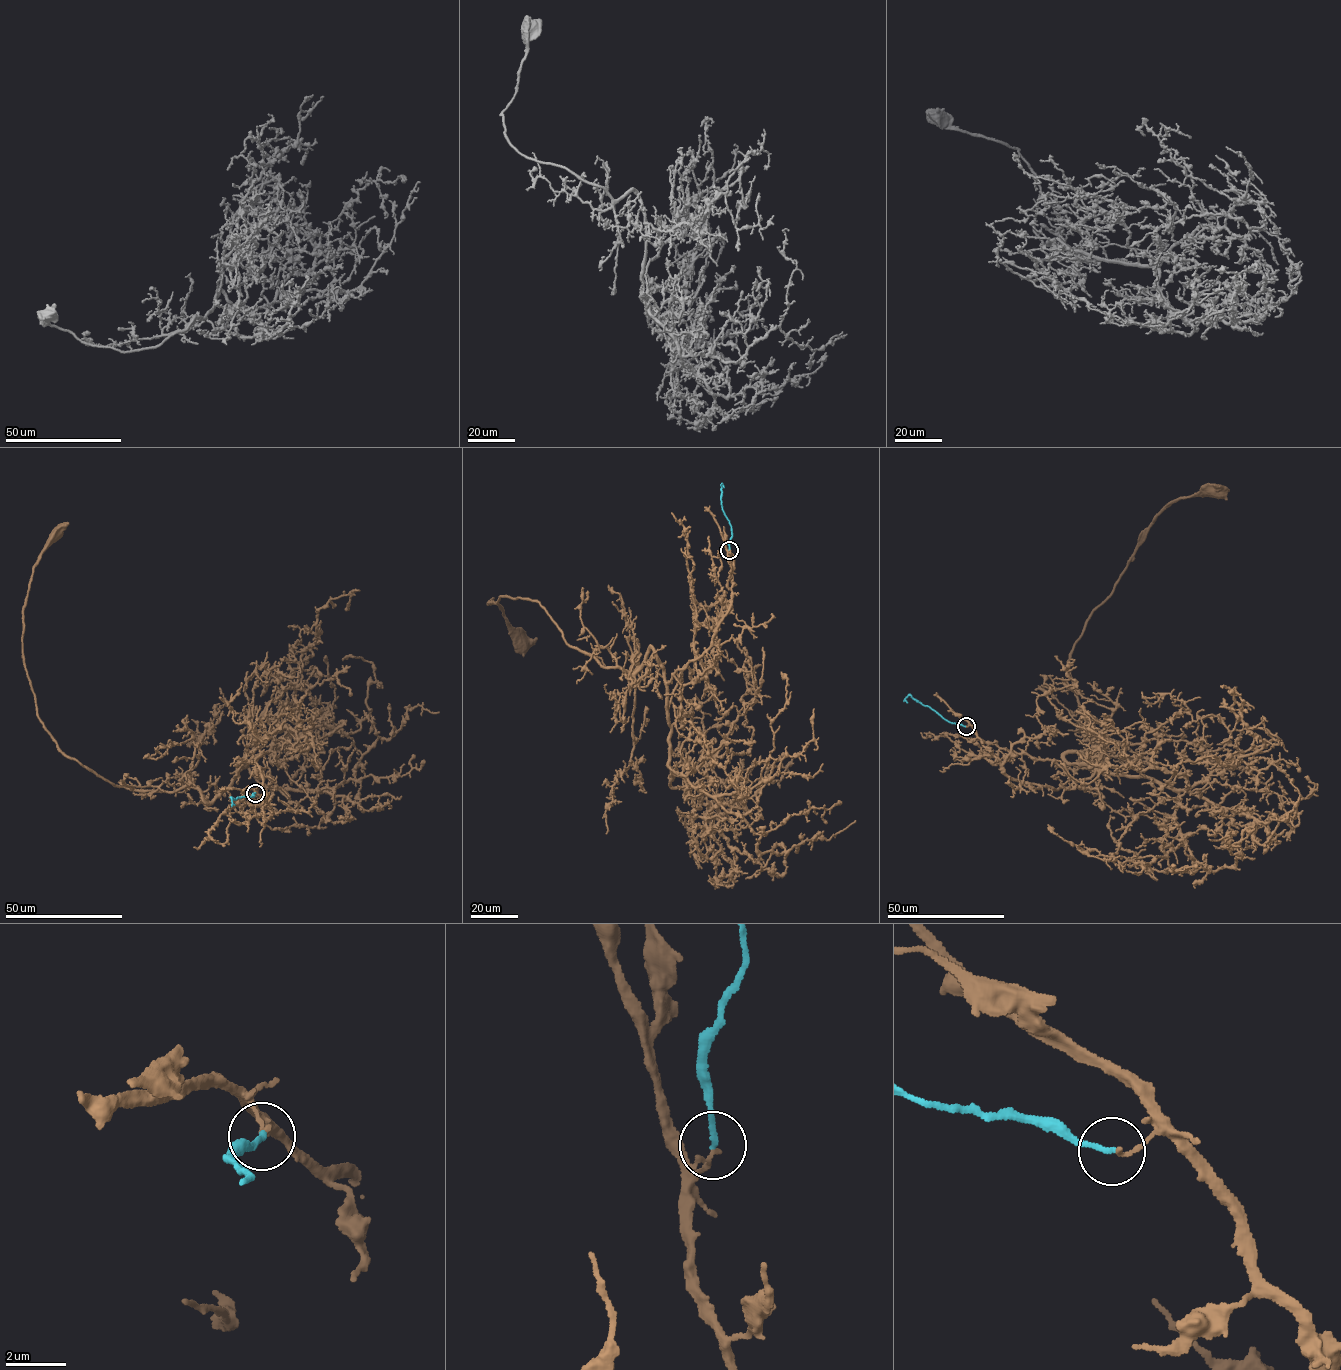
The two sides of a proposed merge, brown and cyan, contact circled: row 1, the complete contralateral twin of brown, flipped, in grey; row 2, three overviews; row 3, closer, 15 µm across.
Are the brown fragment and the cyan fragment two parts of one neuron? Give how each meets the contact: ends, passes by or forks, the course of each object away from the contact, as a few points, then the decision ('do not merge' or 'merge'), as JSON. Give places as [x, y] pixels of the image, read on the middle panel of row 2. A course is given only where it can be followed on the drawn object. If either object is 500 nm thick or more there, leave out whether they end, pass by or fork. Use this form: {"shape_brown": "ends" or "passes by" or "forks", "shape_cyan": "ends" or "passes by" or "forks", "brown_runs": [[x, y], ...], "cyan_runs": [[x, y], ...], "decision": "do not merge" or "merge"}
{"shape_brown": "ends", "shape_cyan": "ends", "brown_runs": [[729, 550], [729, 611], [667, 683], [651, 648], [633, 672], [600, 666], [538, 603], [491, 599], [519, 645]], "cyan_runs": [[729, 550], [732, 528], [721, 505], [722, 484], [724, 487]], "decision": "do not merge"}

